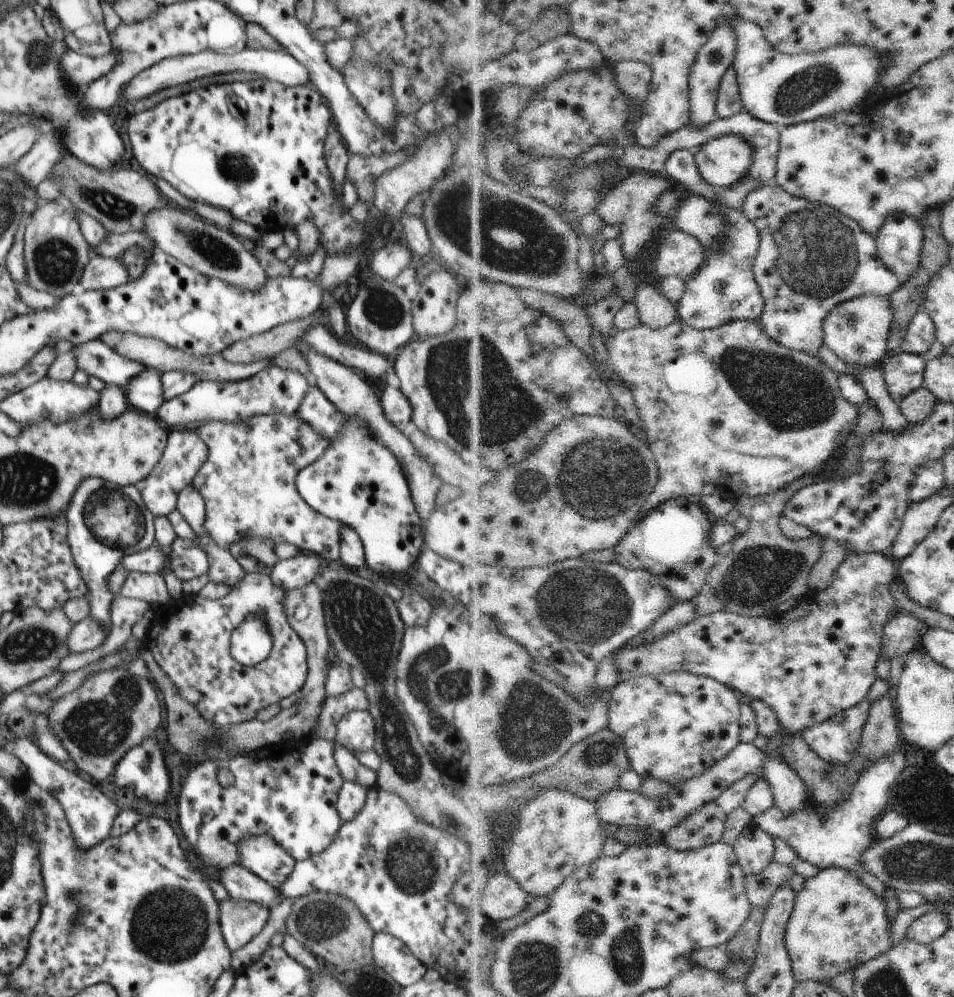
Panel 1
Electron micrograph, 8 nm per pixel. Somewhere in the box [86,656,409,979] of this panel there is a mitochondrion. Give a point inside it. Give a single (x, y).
(173, 925)

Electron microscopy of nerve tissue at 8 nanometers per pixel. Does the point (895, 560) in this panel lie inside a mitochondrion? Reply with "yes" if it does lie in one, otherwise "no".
no

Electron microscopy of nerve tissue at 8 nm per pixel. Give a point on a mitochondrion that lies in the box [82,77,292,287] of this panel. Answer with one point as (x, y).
(208, 247)

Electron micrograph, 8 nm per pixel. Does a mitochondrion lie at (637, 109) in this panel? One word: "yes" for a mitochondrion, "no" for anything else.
no

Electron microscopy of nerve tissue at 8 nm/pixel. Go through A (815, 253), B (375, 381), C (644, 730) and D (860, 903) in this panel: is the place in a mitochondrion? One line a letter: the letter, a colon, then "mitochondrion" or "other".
A: mitochondrion
B: other
C: other
D: other

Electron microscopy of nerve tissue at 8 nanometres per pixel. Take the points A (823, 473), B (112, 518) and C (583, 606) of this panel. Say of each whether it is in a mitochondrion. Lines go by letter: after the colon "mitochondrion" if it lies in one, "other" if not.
A: other
B: mitochondrion
C: mitochondrion

